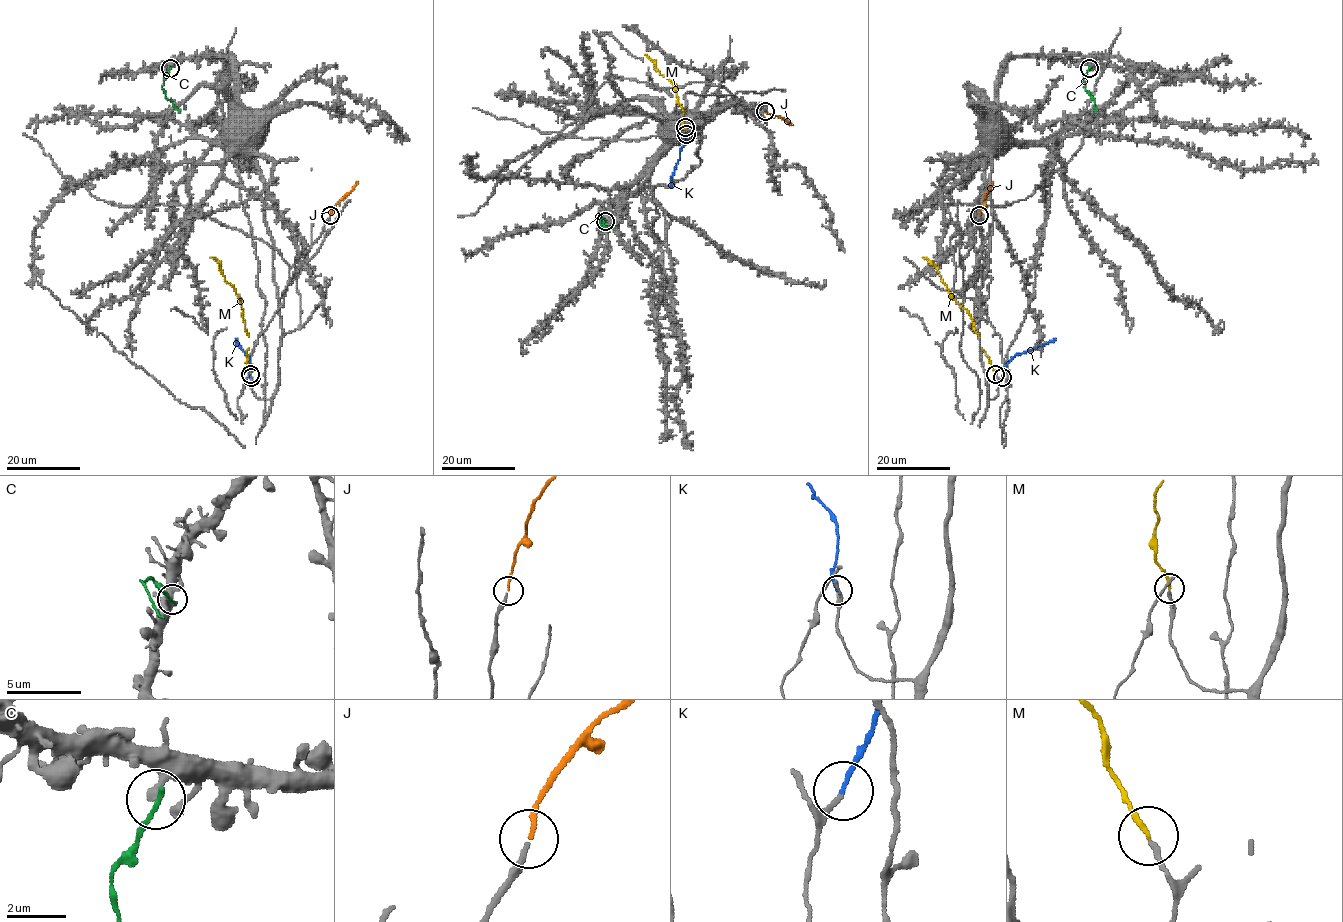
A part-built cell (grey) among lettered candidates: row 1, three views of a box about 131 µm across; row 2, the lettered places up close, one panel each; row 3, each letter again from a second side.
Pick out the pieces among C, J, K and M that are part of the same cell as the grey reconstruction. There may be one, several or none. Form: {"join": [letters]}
{"join": ["J", "K", "M"]}

